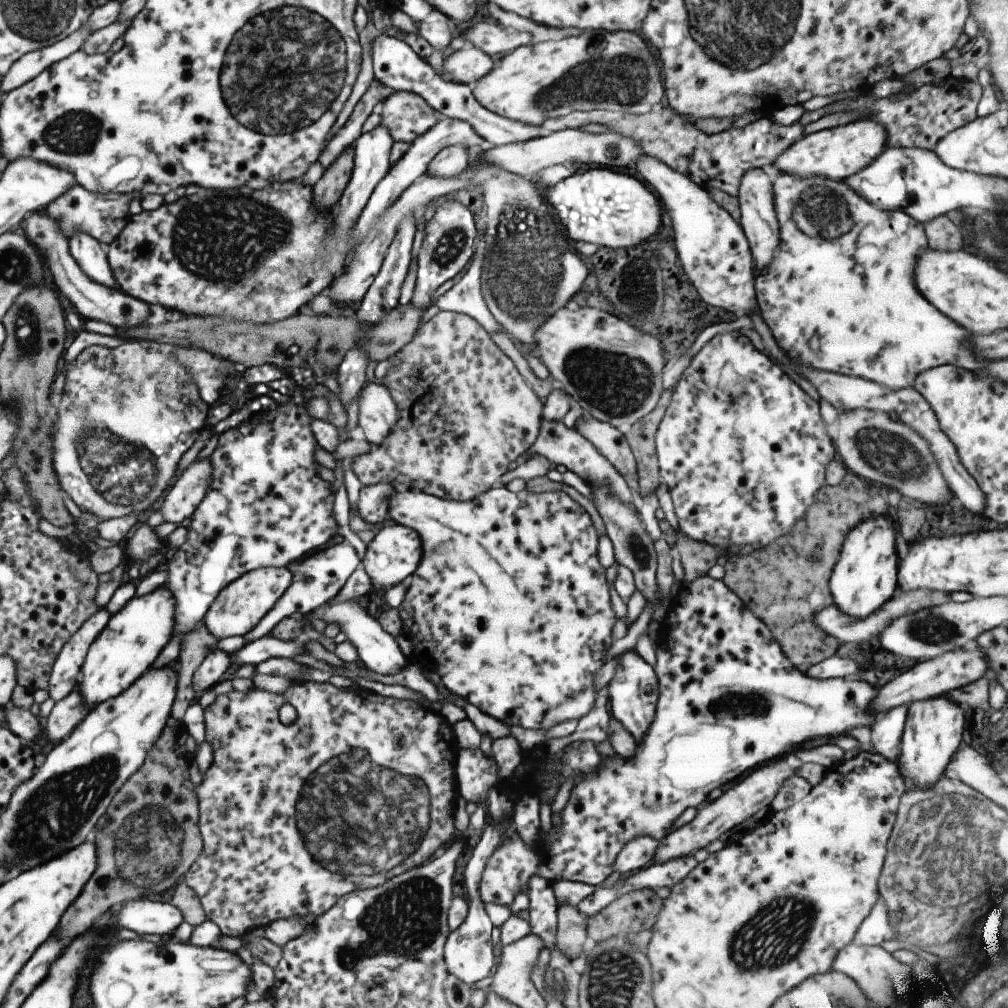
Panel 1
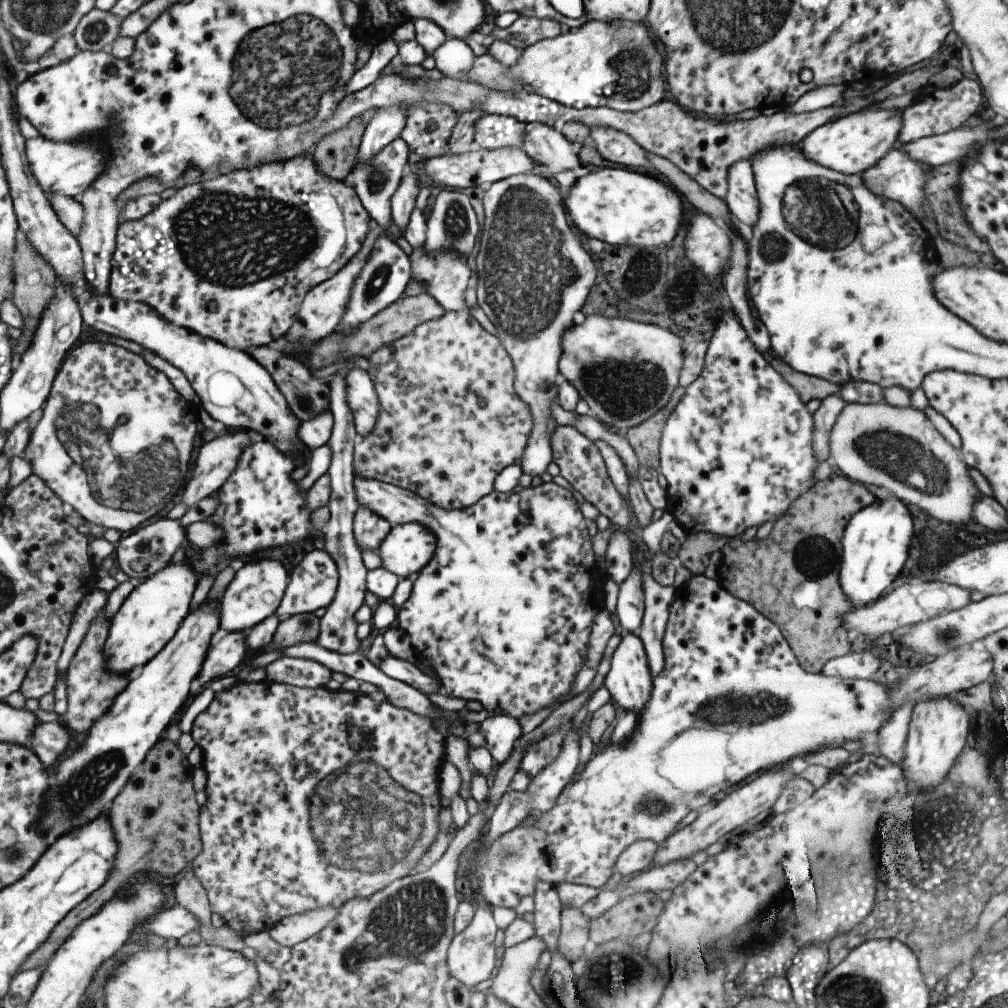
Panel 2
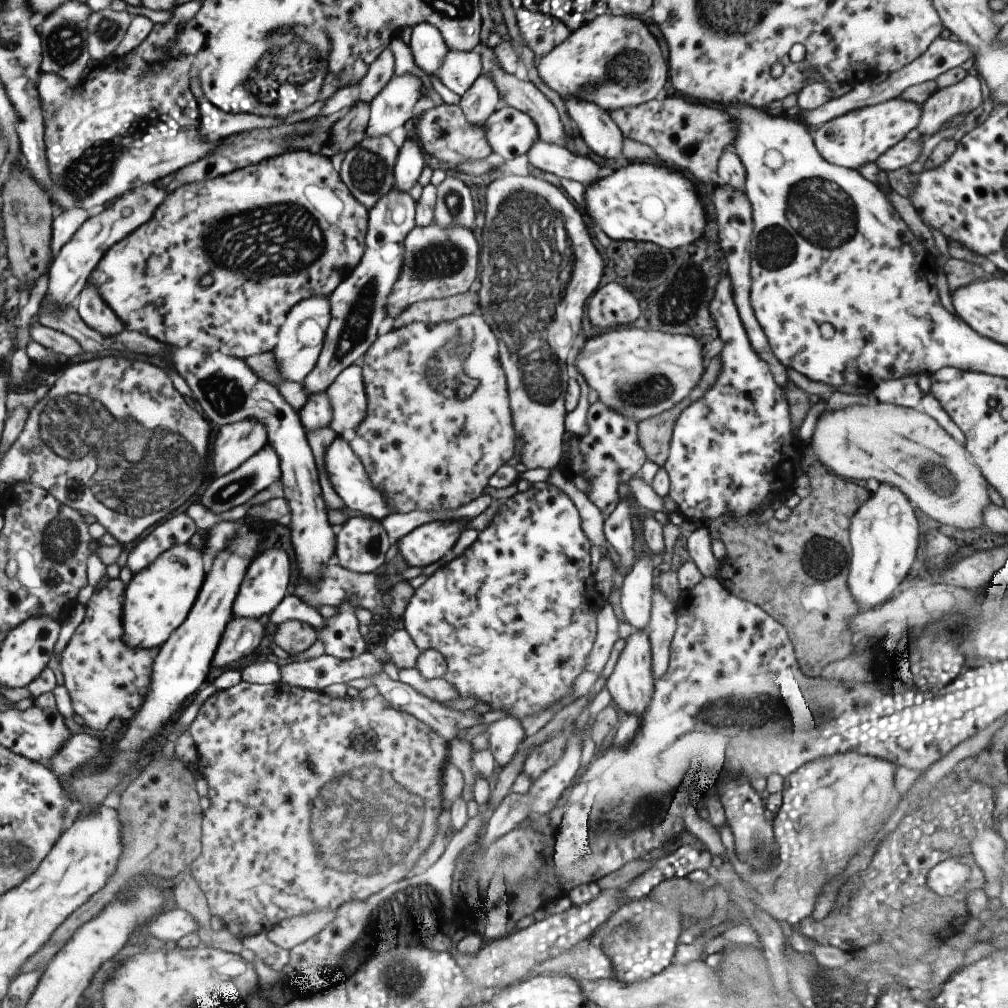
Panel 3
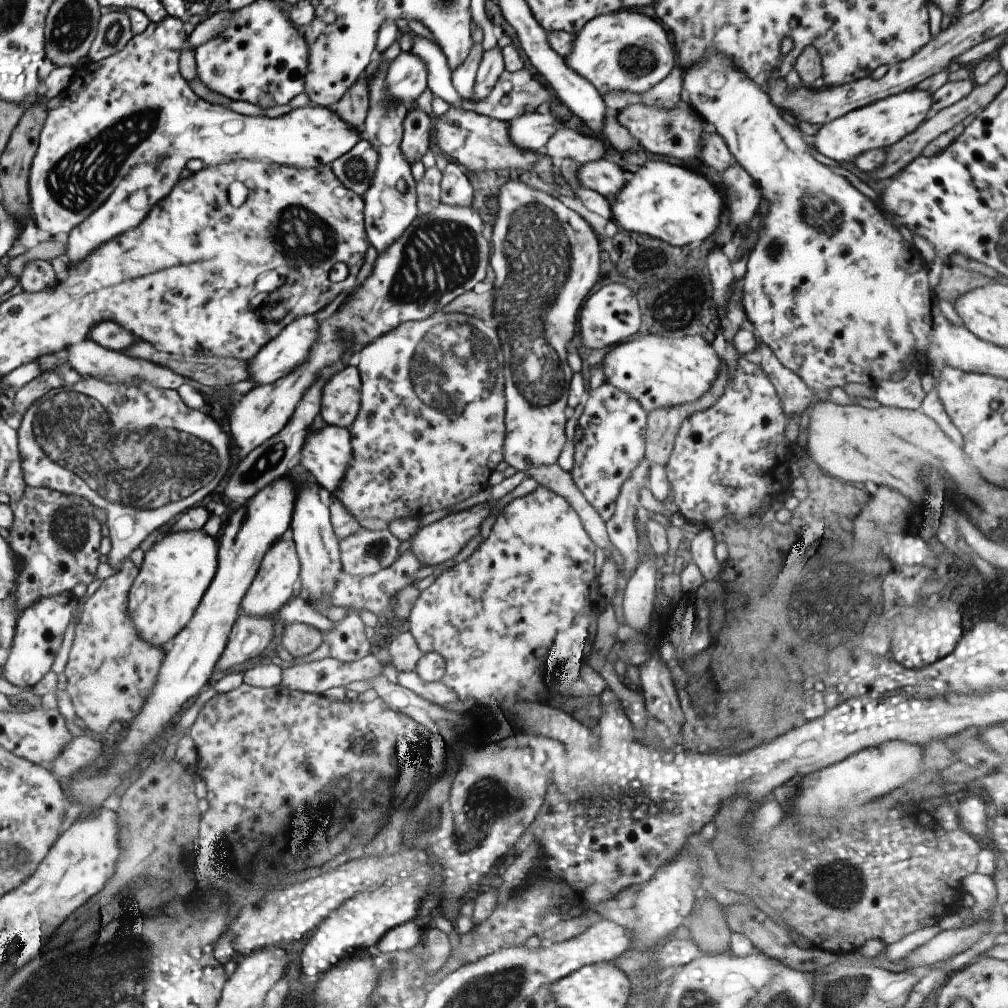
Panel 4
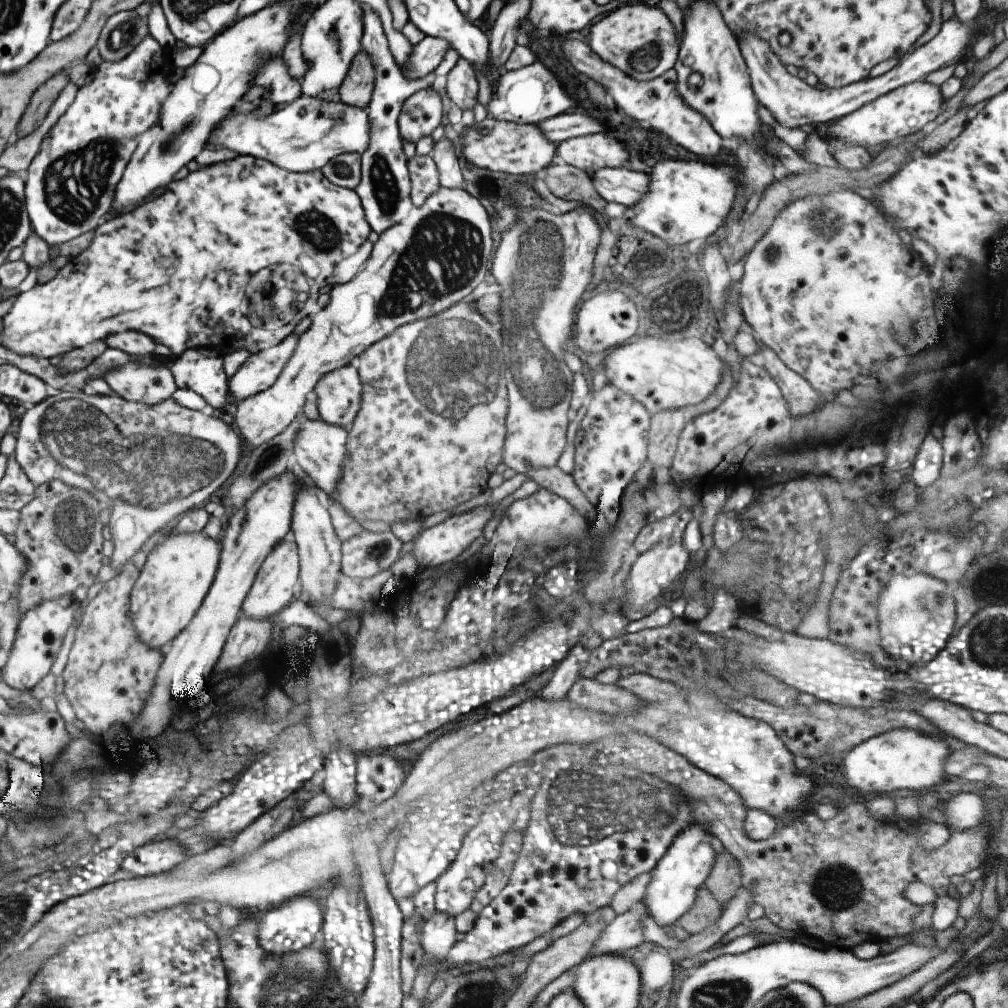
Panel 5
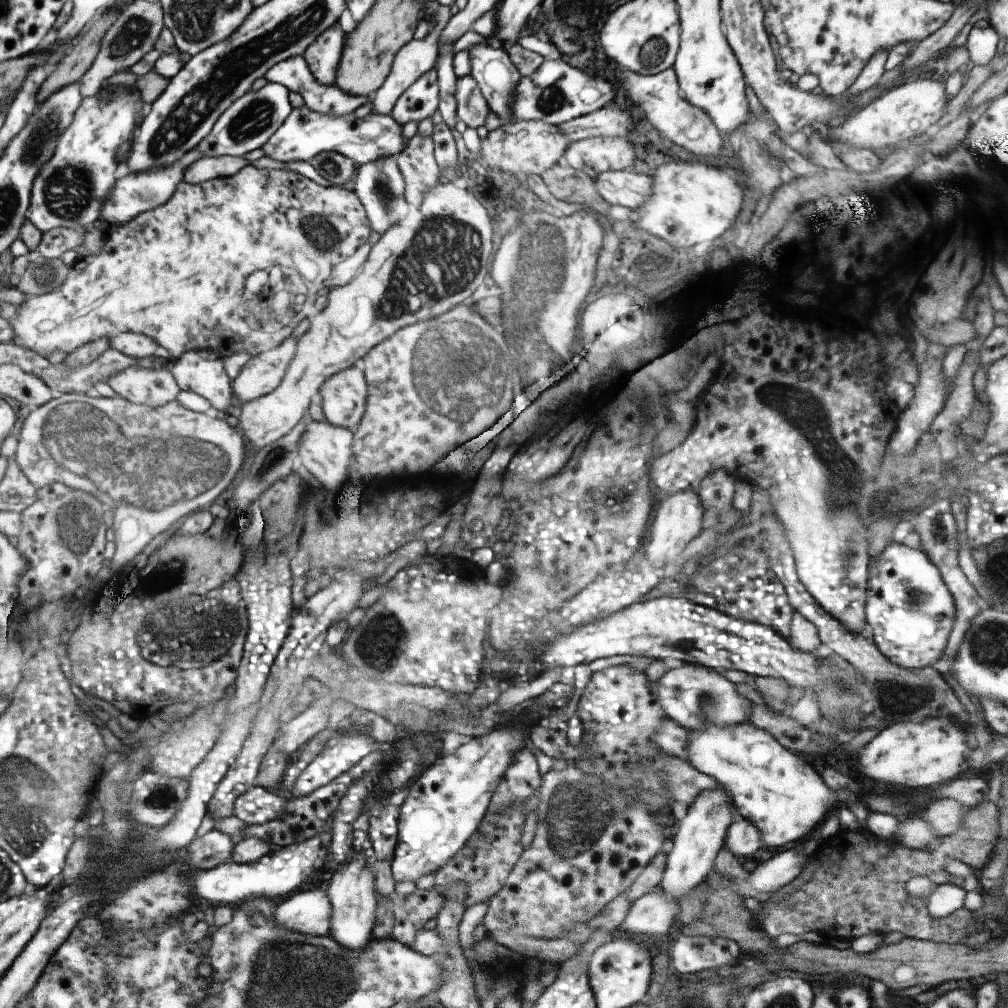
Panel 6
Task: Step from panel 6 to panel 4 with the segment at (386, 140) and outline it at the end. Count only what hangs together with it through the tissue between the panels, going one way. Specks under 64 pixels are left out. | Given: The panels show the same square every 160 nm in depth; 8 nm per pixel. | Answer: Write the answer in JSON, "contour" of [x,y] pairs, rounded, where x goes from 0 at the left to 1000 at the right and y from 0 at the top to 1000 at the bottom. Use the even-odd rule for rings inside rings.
{"contour":[[[165,14],[165,17],[161,21],[157,23],[149,22],[141,33],[131,35],[129,41],[118,52],[97,61],[86,60],[80,63],[80,65],[73,68],[70,79],[67,81],[63,93],[61,93],[59,103],[46,111],[45,119],[38,133],[38,144],[28,167],[28,204],[31,210],[34,210],[35,222],[39,229],[50,233],[51,236],[57,230],[67,232],[68,229],[72,229],[77,222],[80,222],[93,208],[96,208],[98,203],[102,202],[103,198],[106,198],[106,194],[113,189],[116,181],[120,179],[120,175],[124,175],[128,171],[128,167],[132,167],[134,163],[140,163],[142,159],[148,159],[148,157],[168,156],[176,153],[184,155],[186,159],[195,157],[195,159],[200,160],[201,164],[205,165],[215,165],[217,162],[233,158],[243,158],[261,160],[294,168],[310,168],[320,164],[326,165],[330,159],[342,153],[349,145],[352,145],[356,141],[356,138],[360,138],[359,133],[352,126],[345,125],[342,120],[339,120],[333,114],[333,110],[328,111],[324,106],[317,106],[302,99],[295,101],[295,104],[292,104],[292,107],[287,111],[276,116],[267,117],[260,114],[239,114],[228,109],[226,106],[209,103],[198,98],[189,90],[189,87],[188,87],[186,81],[178,74],[178,69],[176,68],[176,58],[180,43],[186,38],[188,30],[188,27],[184,23],[176,20],[175,17],[169,17]]]}

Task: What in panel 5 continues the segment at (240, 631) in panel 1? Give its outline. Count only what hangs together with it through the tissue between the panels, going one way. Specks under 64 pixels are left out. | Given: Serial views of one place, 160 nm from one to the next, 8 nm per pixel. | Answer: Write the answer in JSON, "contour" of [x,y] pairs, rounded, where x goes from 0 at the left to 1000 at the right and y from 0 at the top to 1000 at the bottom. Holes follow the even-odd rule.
{"contour":[[[277,537],[258,560],[255,571],[252,571],[251,579],[243,590],[243,595],[239,598],[238,605],[240,611],[253,615],[273,611],[282,601],[285,601],[293,591],[293,575],[295,573],[295,545],[292,538]]]}

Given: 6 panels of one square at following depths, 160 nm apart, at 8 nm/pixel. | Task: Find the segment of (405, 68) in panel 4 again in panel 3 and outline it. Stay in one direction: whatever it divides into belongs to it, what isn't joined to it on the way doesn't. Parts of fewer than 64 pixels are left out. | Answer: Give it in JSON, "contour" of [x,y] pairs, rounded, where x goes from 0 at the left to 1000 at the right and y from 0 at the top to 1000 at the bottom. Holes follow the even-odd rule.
{"contour":[[[411,73],[390,74],[365,101],[362,136],[384,134],[394,125],[406,126],[410,103],[419,93],[417,77]]]}

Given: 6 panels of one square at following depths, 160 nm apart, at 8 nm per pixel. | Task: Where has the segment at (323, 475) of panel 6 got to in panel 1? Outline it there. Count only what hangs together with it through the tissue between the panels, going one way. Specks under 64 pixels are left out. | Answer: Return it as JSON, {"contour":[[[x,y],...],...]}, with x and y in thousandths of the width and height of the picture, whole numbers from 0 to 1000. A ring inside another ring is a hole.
{"contour":[[[489,482],[485,486],[482,486],[478,491],[472,492],[469,496],[461,498],[447,498],[438,496],[430,491],[422,490],[421,488],[412,485],[393,485],[391,489],[385,492],[385,504],[384,513],[394,520],[409,524],[415,531],[419,540],[419,555],[416,557],[412,567],[408,570],[408,578],[398,596],[398,599],[394,601],[394,605],[399,615],[398,628],[403,632],[406,632],[407,637],[411,640],[414,649],[418,652],[418,656],[423,660],[424,664],[429,665],[437,676],[440,679],[443,687],[448,690],[456,690],[466,699],[471,699],[479,708],[484,708],[494,715],[506,720],[518,720],[519,722],[528,722],[529,724],[543,724],[551,718],[555,718],[562,714],[575,714],[578,710],[584,706],[588,700],[588,672],[590,667],[598,661],[602,652],[600,652],[601,641],[607,636],[606,633],[606,621],[610,617],[608,607],[606,606],[606,599],[604,597],[604,585],[602,579],[600,579],[599,563],[594,561],[591,553],[592,546],[592,530],[589,525],[585,512],[578,506],[578,503],[569,497],[559,487],[545,487],[538,489],[528,489],[519,485],[513,489],[506,488],[500,482]]]}

